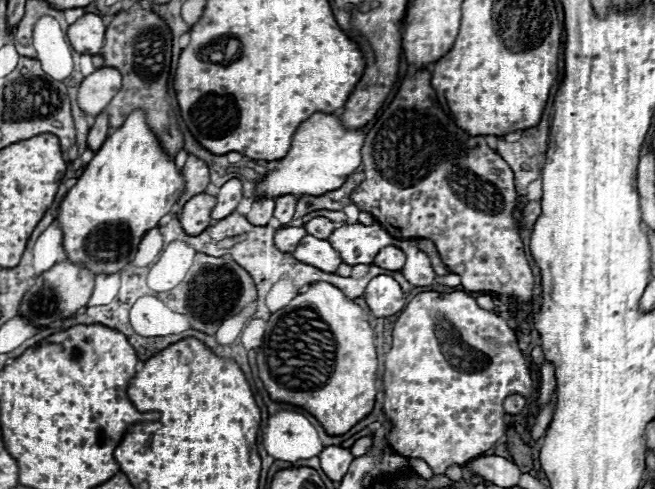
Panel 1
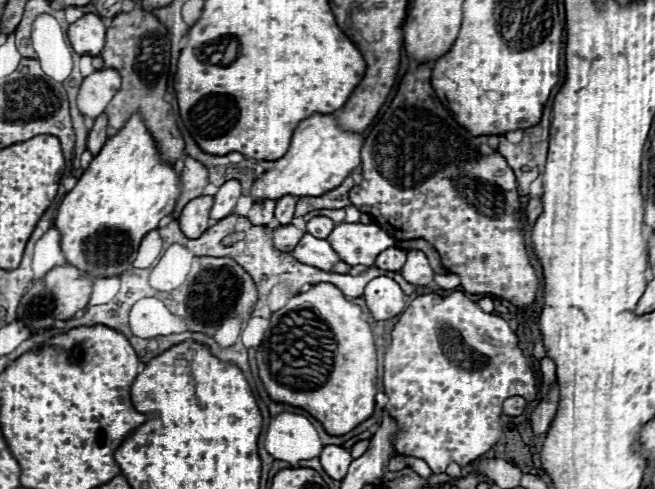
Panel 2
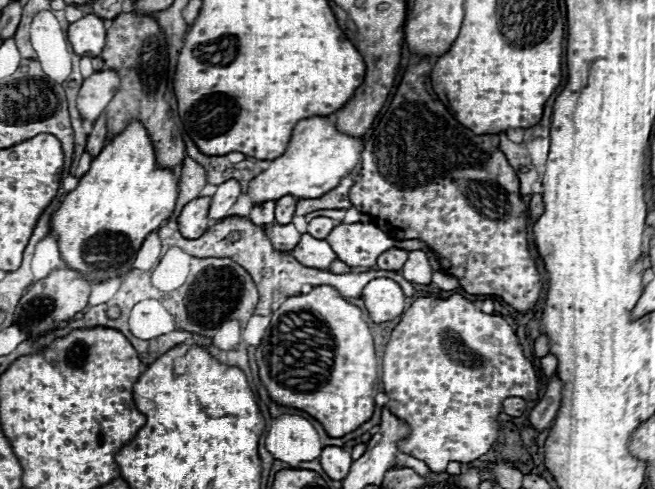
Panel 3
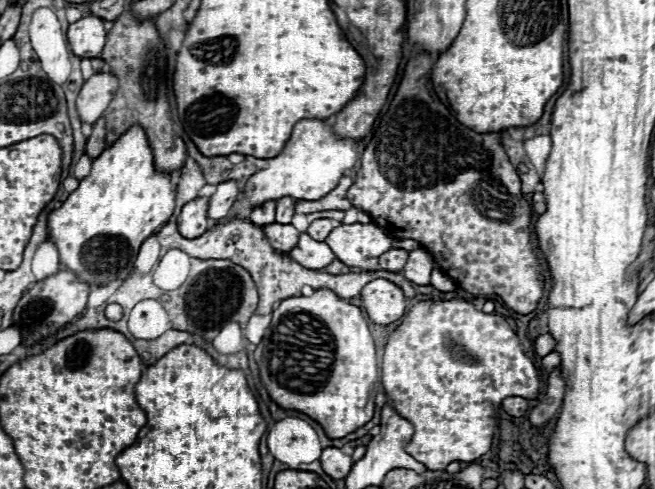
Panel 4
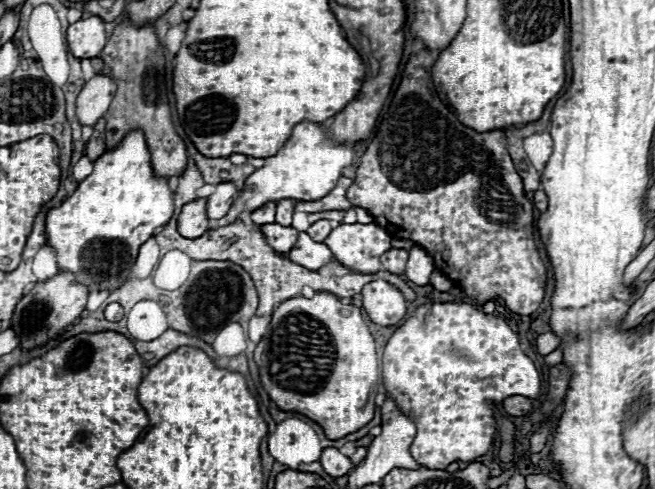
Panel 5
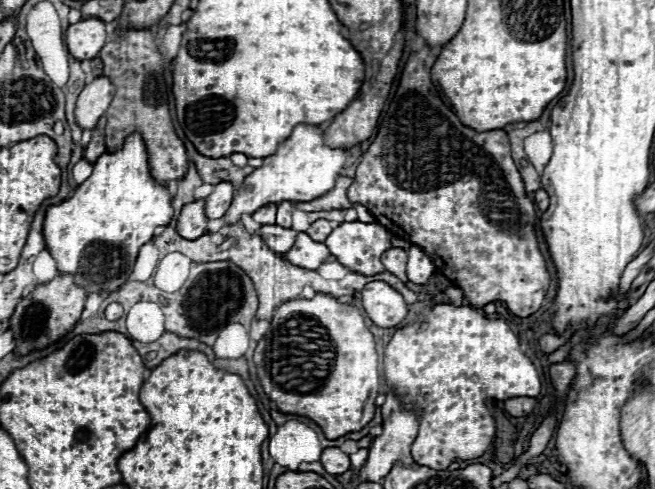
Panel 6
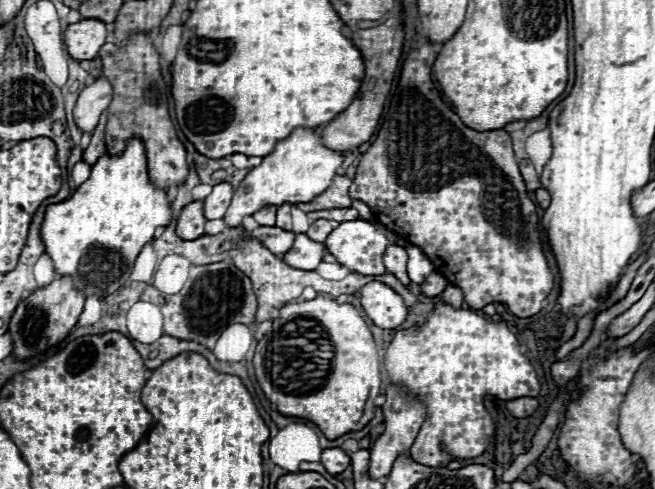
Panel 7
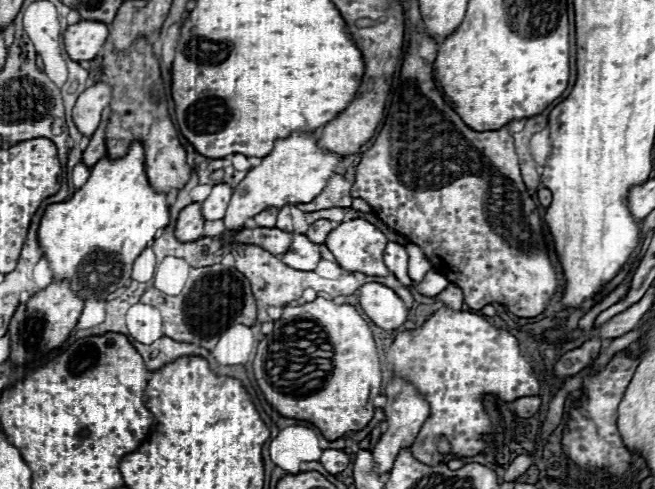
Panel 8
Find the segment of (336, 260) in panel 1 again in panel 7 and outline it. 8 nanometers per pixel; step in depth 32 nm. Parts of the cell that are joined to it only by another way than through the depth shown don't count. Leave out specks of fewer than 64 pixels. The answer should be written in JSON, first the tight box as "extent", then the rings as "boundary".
{"extent":[282,234,324,270],"boundary":[[[296,234],[292,248],[282,256],[286,264],[298,270],[316,270],[324,258],[324,244],[312,242],[306,234]]]}

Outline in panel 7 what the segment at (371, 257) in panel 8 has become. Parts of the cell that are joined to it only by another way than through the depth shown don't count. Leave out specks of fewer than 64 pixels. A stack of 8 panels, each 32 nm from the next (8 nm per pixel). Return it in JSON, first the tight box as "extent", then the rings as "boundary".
{"extent":[324,222,390,276],"boundary":[[[342,222],[338,228],[330,232],[324,244],[330,250],[330,254],[336,256],[338,264],[348,268],[350,272],[366,276],[388,274],[382,262],[382,254],[390,242],[384,230],[372,222]]]}

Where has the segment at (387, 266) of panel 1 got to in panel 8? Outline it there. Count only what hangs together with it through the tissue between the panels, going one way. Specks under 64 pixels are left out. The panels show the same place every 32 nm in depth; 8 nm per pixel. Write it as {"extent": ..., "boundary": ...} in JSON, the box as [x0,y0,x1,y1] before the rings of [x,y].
{"extent":[384,242,412,286],"boundary":[[[390,242],[384,250],[384,262],[388,266],[388,270],[392,270],[396,274],[396,278],[404,284],[404,286],[410,286],[412,280],[406,272],[406,266],[408,266],[408,254],[406,254],[406,248],[398,242]]]}

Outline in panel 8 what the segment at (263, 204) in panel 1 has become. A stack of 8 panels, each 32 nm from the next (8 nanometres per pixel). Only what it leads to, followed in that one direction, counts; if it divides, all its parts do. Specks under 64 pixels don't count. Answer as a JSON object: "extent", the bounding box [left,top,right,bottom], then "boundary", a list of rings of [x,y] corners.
{"extent":[254,208,278,228],"boundary":[[[268,208],[268,212],[260,212],[260,216],[254,216],[258,226],[264,228],[274,228],[276,226],[276,216],[278,216],[278,208]]]}

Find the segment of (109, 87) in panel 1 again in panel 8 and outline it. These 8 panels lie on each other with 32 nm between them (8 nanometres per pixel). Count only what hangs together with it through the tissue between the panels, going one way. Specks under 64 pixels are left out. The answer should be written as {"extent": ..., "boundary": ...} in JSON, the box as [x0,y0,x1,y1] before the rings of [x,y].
{"extent":[72,82,110,136],"boundary":[[[96,82],[94,86],[86,88],[72,112],[74,124],[76,128],[84,134],[84,136],[92,136],[94,130],[100,124],[100,114],[102,110],[110,104],[110,88],[104,82]]]}

